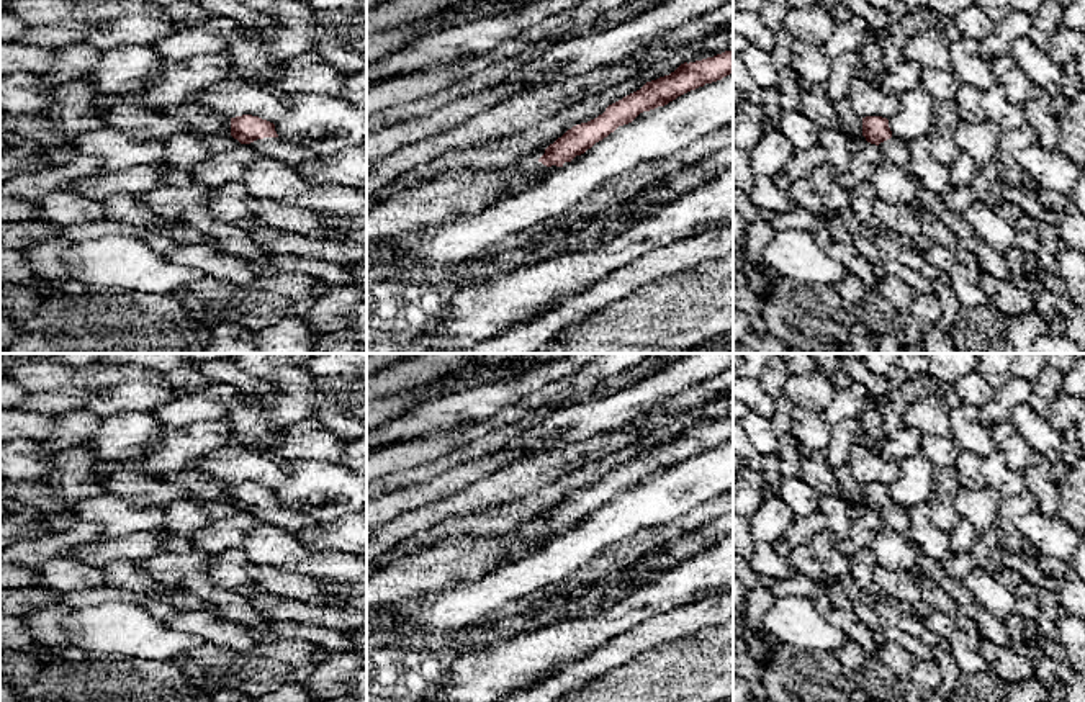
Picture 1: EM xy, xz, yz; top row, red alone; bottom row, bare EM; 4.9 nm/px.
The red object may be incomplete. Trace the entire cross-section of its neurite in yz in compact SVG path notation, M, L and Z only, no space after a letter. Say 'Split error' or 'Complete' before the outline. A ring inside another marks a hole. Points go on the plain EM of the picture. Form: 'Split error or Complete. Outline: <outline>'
Complete. Outline: M882 483L862 484L862 502L867 509L879 512L880 509L892 504L889 486Z

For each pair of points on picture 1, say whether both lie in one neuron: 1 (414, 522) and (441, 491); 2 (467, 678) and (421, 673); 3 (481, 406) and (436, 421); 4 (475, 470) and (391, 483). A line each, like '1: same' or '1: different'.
1: different
2: different
3: same
4: different

